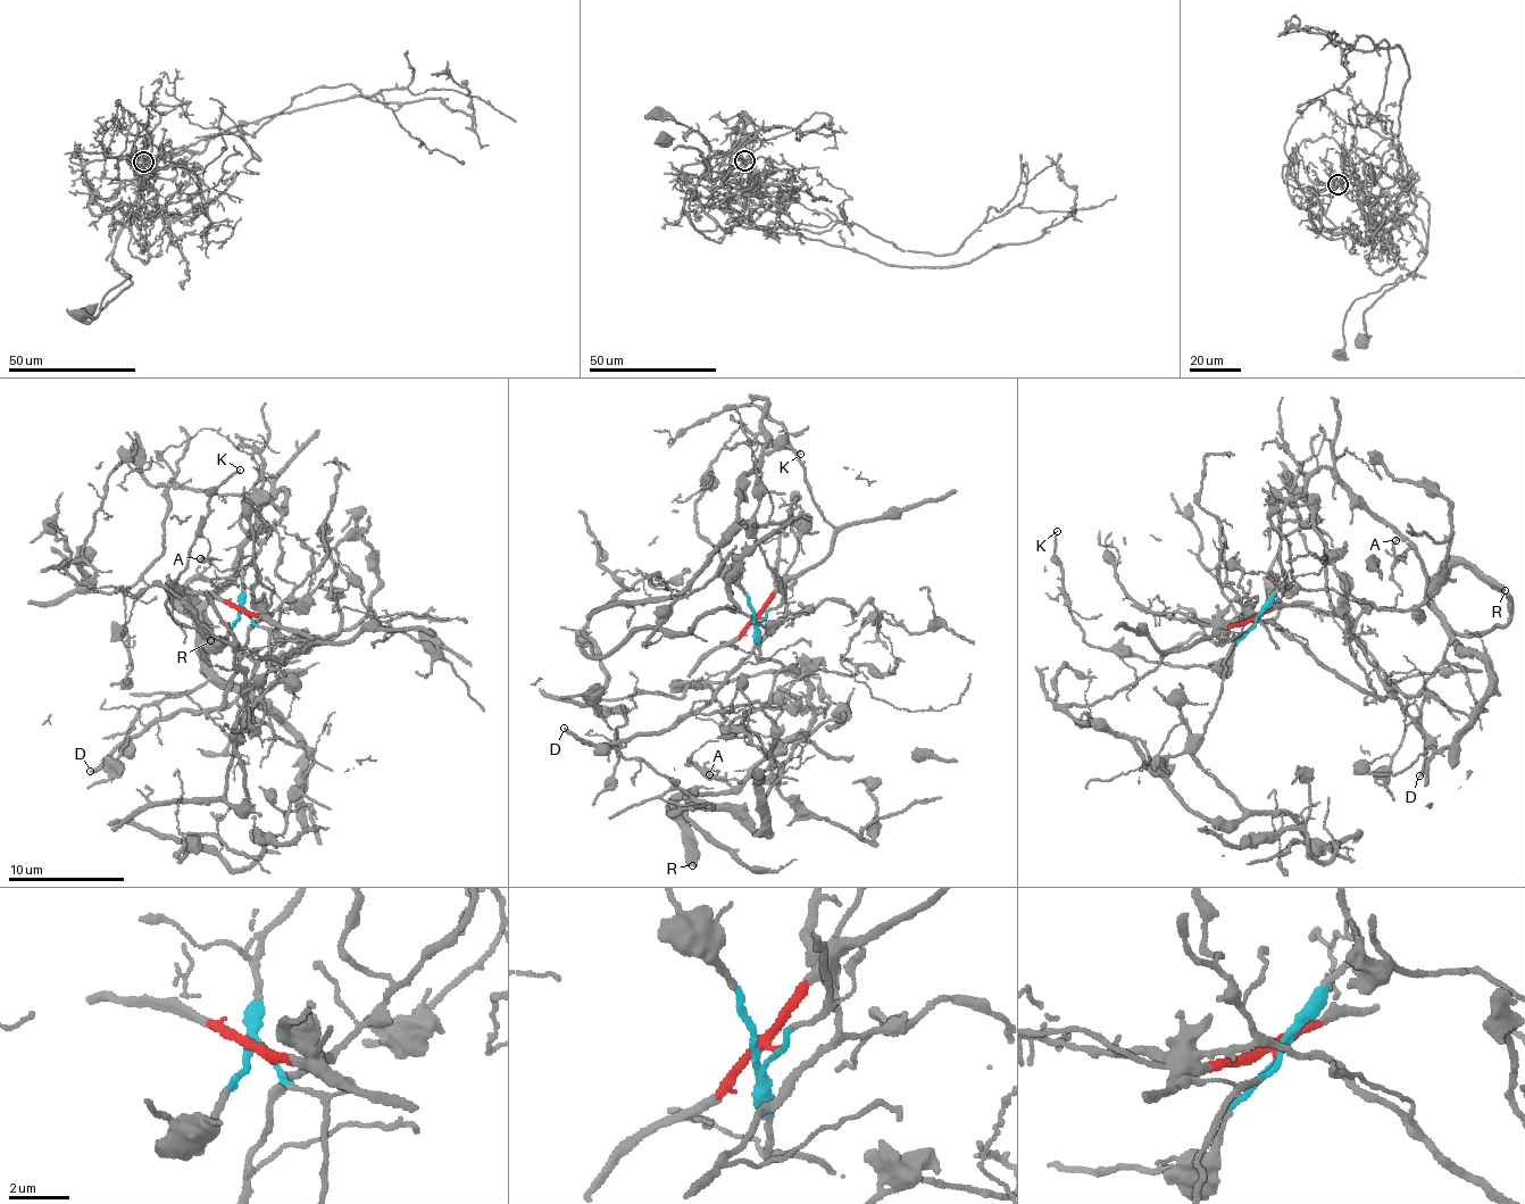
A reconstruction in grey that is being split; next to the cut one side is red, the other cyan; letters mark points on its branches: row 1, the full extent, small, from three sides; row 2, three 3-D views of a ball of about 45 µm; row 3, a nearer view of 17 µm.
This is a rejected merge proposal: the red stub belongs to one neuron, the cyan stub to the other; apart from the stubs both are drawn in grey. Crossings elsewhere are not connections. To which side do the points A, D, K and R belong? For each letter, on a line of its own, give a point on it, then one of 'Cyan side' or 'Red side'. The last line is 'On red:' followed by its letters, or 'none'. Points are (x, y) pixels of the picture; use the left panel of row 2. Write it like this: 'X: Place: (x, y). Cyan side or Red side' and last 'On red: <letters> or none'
A: Place: (200, 558). Cyan side
D: Place: (90, 771). Red side
K: Place: (240, 470). Cyan side
R: Place: (210, 640). Cyan side
On red: D

